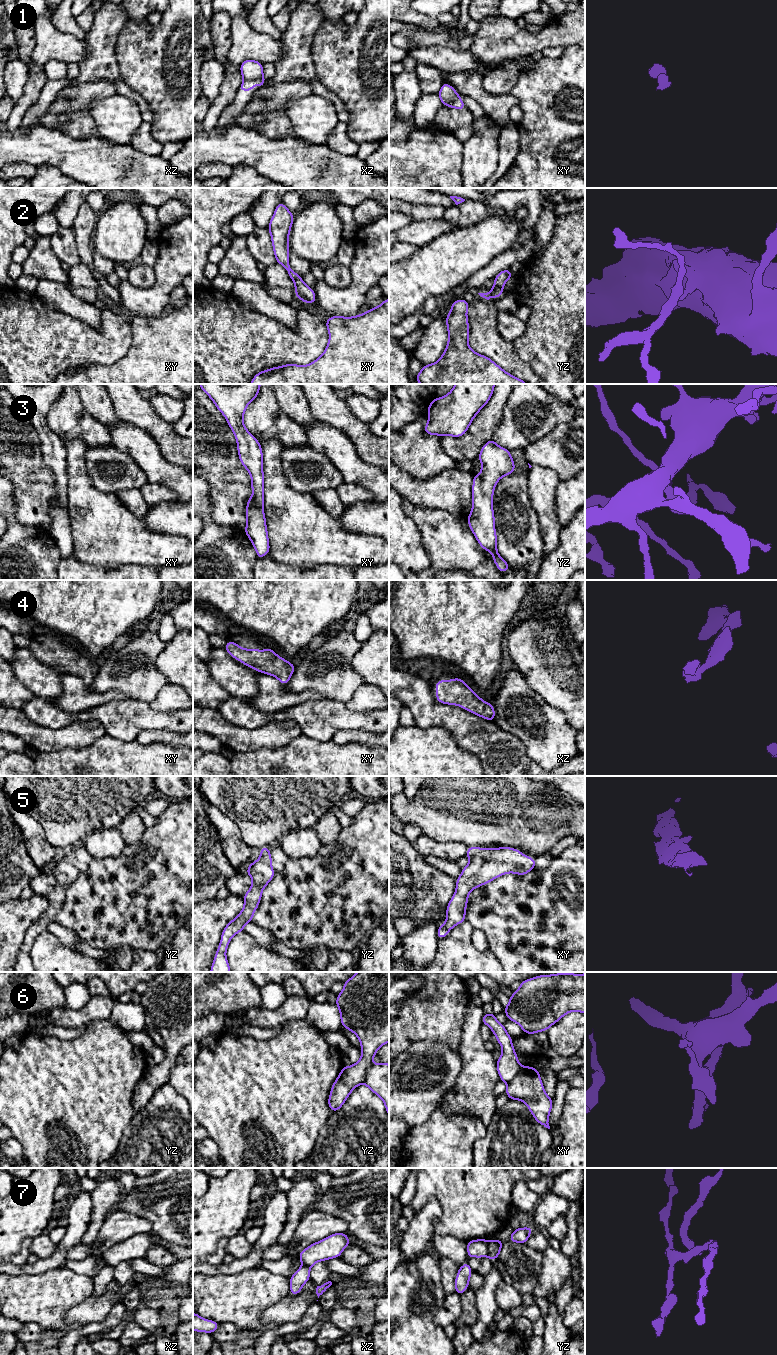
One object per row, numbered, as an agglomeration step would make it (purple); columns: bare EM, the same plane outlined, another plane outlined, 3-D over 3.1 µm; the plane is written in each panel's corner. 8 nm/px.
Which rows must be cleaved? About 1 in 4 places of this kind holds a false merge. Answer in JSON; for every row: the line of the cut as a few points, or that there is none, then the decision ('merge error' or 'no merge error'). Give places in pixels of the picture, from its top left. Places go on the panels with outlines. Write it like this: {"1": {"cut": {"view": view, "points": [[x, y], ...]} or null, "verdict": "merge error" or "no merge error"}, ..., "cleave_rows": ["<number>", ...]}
{"1": {"cut": {"view": "xz", "points": [[262, 75], [255, 79], [244, 80]]}, "verdict": "merge error"}, "2": {"cut": null, "verdict": "no merge error"}, "3": {"cut": null, "verdict": "no merge error"}, "4": {"cut": null, "verdict": "no merge error"}, "5": {"cut": null, "verdict": "no merge error"}, "6": {"cut": {"view": "yz", "points": [[373, 1064], [367, 1070], [362, 1082]]}, "verdict": "merge error"}, "7": {"cut": {"view": "yz", "points": [[487, 1241], [488, 1255]]}, "verdict": "merge error"}, "cleave_rows": ["1", "6", "7"]}

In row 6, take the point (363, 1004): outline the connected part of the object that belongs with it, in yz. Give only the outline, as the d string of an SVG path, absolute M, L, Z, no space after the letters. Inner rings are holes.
M357 972L344 982L344 988L337 995L335 1004L339 1008L341 1026L358 1037L362 1049L361 1059L342 1069L332 1084L328 1098L331 1112L338 1111L353 1089L364 1082L377 1050L389 1042L389 972Z

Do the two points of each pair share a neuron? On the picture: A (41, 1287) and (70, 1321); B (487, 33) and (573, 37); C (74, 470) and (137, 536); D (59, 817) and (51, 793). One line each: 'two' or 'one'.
A: two
B: one
C: one
D: one

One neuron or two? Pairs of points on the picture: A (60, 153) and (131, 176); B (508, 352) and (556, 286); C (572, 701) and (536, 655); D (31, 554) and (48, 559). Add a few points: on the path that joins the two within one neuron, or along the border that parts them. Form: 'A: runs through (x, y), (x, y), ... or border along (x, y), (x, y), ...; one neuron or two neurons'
A: runs through (78, 158), (99, 163), (113, 171); one neuron
B: border along (512, 342), (518, 356), (527, 364); two neurons
C: runs through (566, 690), (544, 666); one neuron
D: runs through (35, 558), (44, 559); one neuron

